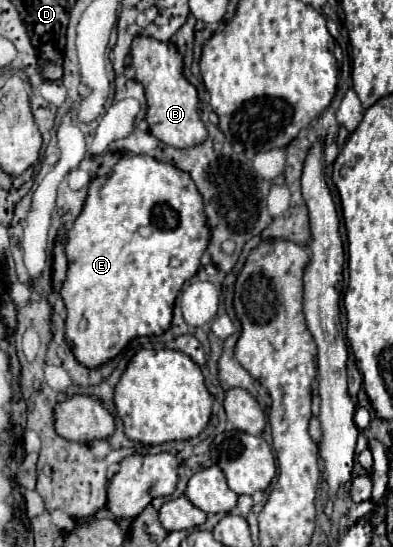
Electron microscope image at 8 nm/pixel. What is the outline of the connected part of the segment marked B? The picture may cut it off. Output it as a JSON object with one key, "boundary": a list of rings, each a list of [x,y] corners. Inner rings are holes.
{"boundary":[[[137,36],[131,46],[131,64],[135,68],[135,80],[145,88],[147,96],[147,124],[149,132],[173,146],[173,148],[191,148],[201,144],[207,138],[207,130],[199,118],[199,100],[197,90],[183,76],[183,58],[169,44],[153,40],[149,36]]]}

